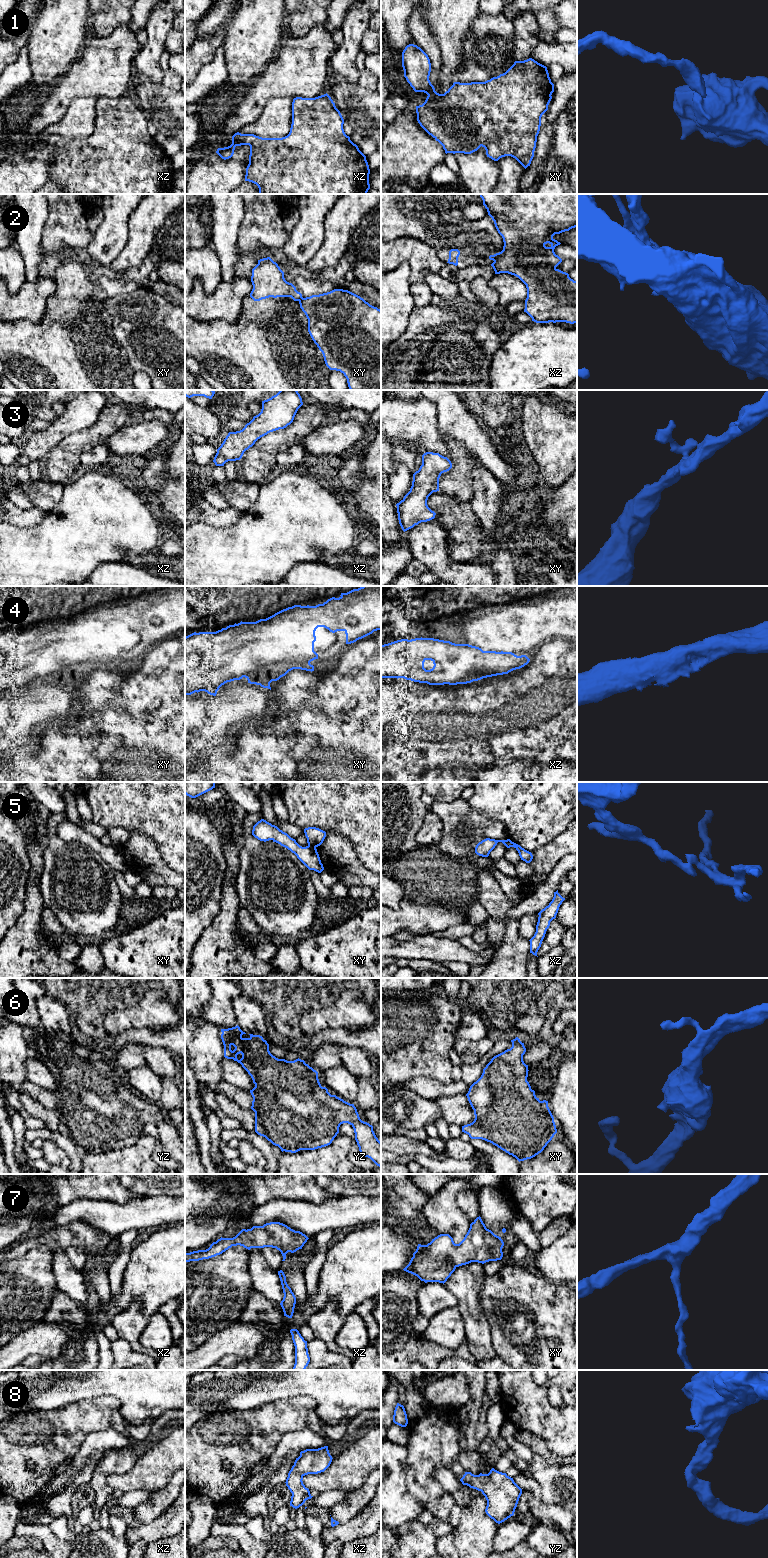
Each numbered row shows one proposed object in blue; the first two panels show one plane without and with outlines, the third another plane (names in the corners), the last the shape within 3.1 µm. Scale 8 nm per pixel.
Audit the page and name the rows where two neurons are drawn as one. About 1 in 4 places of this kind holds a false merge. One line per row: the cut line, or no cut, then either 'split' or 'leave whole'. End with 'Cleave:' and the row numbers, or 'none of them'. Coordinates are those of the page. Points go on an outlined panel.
1: cut none; leave whole
2: cut xy (302, 297), (299, 301); split
3: cut none; leave whole
4: cut none; leave whole
5: cut xy (308, 844), (315, 848); split
6: cut none; leave whole
7: cut none; leave whole
8: cut none; leave whole
Cleave: 2, 5

